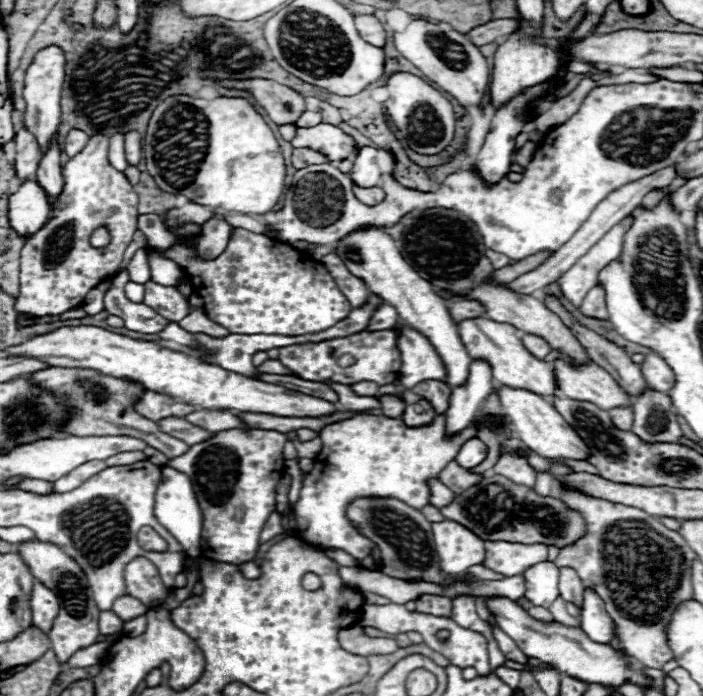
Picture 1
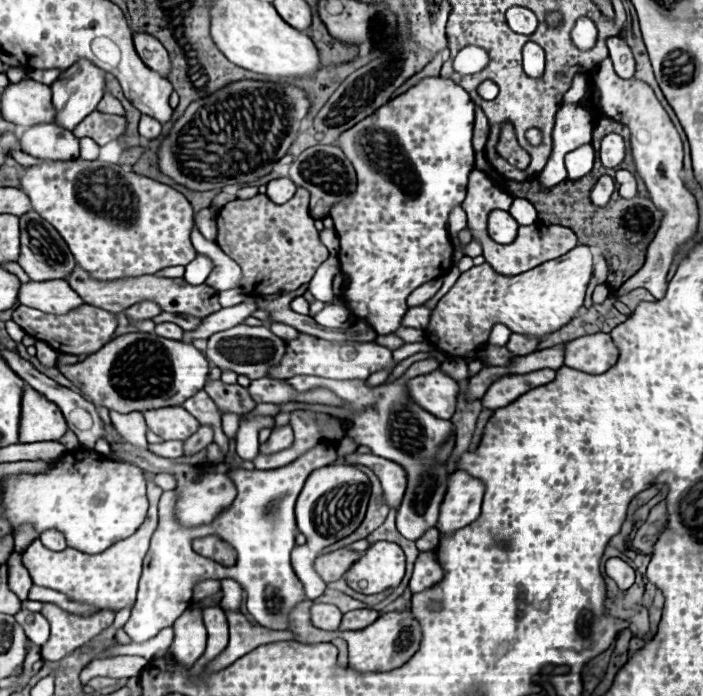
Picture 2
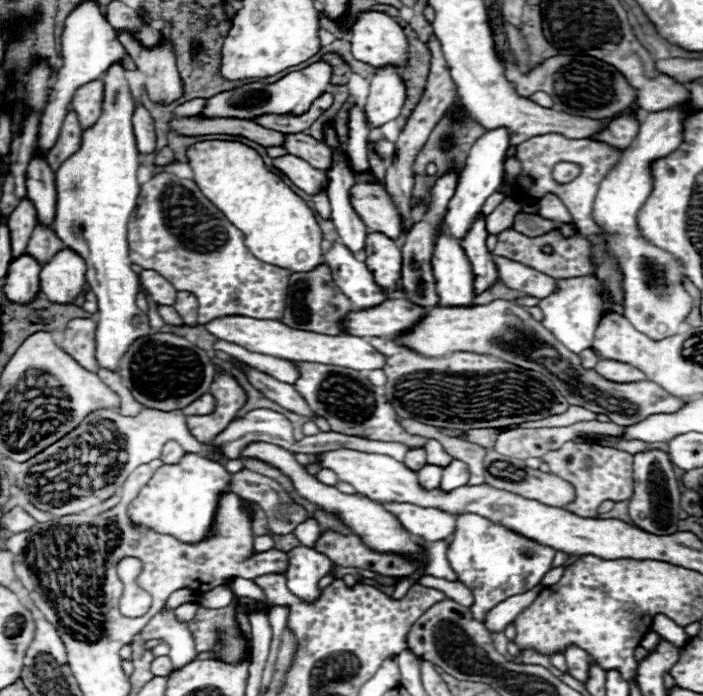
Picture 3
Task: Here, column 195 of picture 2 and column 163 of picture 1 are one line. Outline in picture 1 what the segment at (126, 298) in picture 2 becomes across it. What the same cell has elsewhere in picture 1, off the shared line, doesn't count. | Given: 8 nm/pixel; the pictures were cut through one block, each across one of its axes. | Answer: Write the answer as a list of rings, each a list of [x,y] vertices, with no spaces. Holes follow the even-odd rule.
[[[152,280],[146,282],[144,288],[146,288],[144,304],[150,306],[160,316],[164,316],[164,318],[168,318],[172,322],[178,322],[184,316],[188,316],[190,304],[180,294],[178,288],[174,288],[174,286],[162,286],[162,284],[156,284]]]

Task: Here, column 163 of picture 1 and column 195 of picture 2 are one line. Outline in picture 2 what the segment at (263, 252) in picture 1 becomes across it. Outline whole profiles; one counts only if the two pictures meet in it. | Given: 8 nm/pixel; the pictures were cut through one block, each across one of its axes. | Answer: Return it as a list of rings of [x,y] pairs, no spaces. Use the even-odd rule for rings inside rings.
[[[100,160],[40,162],[24,168],[20,176],[20,190],[28,194],[32,210],[36,210],[60,232],[78,264],[96,276],[96,280],[156,274],[158,270],[170,266],[186,266],[196,258],[196,250],[190,244],[190,228],[194,224],[190,202],[178,190],[146,176],[126,172],[122,166]]]

